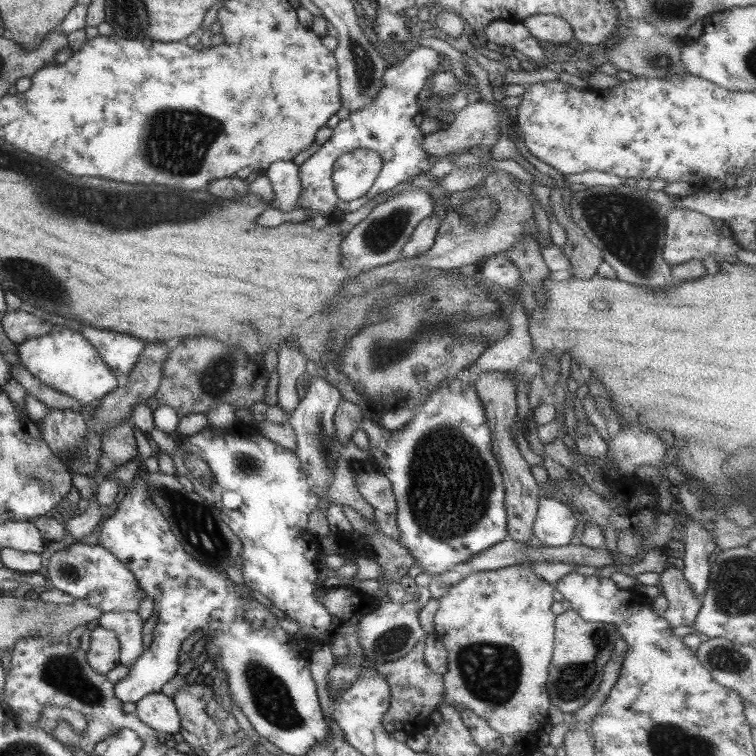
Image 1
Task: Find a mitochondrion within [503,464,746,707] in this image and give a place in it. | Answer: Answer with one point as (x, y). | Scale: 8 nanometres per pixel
(600, 640)

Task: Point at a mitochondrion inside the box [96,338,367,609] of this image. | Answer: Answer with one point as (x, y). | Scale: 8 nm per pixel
(196, 523)

